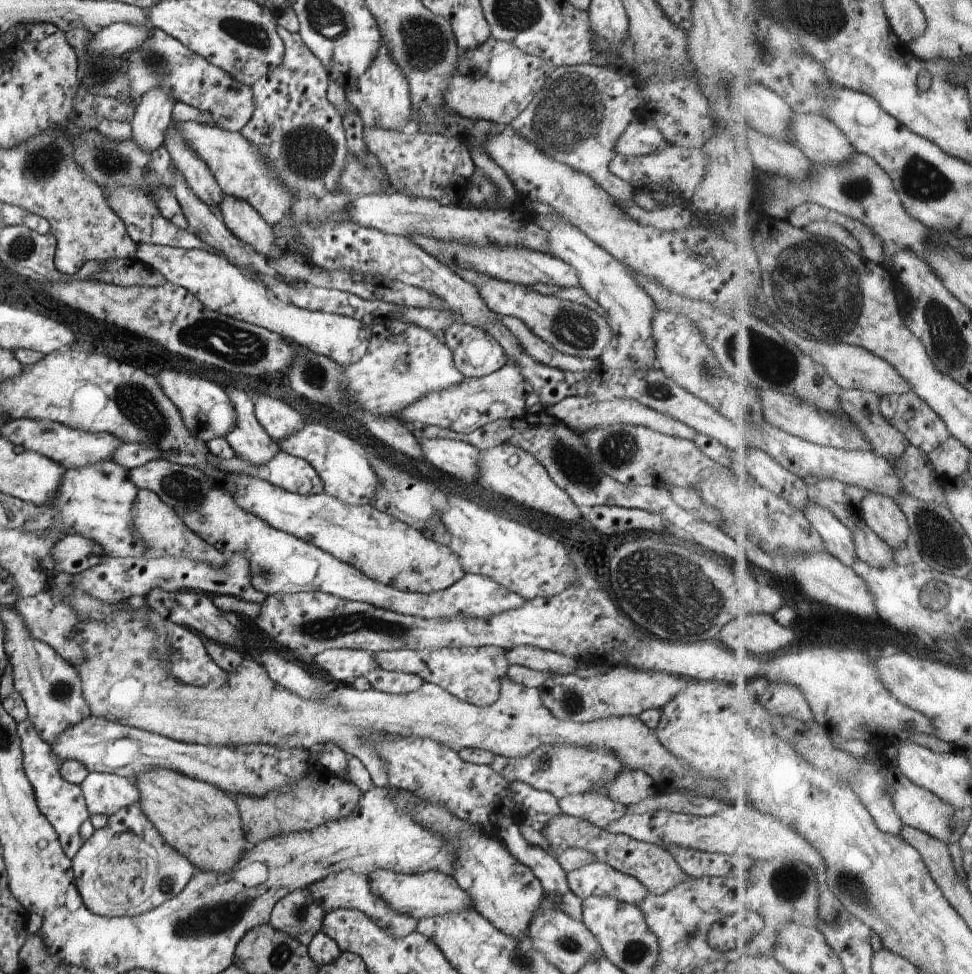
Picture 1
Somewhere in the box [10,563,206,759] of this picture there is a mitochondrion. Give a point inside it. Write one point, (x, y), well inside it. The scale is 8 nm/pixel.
(62, 691)

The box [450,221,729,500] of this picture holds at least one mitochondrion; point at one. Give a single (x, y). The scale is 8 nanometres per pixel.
(575, 468)

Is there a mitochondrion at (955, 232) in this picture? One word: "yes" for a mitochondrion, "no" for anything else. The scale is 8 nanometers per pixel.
no

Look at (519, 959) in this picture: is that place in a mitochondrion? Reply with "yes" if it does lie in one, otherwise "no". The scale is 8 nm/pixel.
yes

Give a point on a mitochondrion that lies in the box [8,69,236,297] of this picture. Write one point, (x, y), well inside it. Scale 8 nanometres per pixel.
(43, 161)

